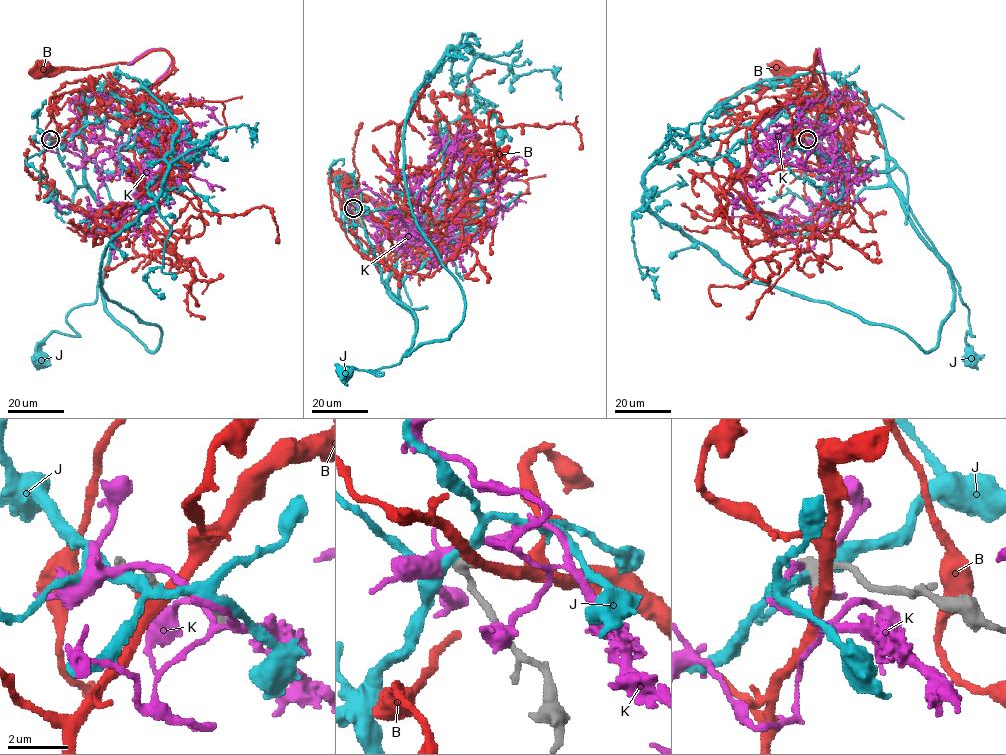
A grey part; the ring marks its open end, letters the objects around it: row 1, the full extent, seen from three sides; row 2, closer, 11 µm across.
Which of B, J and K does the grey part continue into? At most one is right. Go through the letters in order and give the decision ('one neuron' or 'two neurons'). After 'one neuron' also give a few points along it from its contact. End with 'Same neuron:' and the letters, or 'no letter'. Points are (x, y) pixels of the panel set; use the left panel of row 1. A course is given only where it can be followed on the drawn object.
B: one neuron; it runs (50, 139), (87, 110), (159, 101), (173, 58), (152, 50), (131, 63), (42, 68)
J: two neurons
K: two neurons
Same neuron: B

